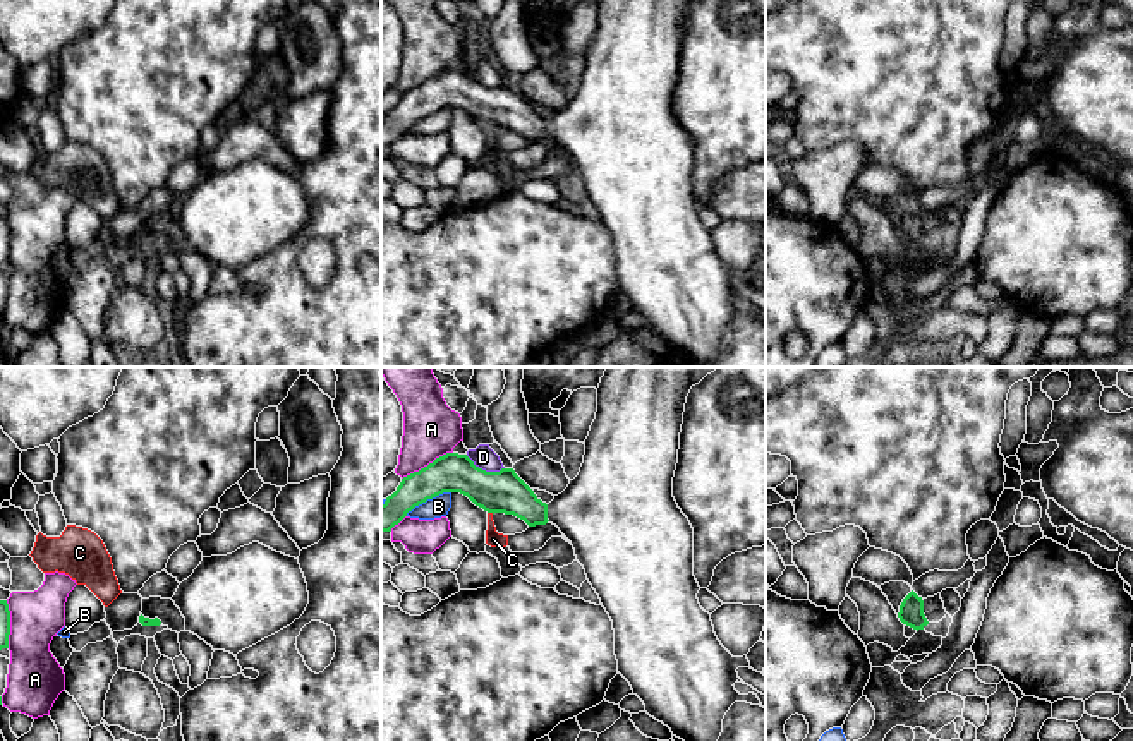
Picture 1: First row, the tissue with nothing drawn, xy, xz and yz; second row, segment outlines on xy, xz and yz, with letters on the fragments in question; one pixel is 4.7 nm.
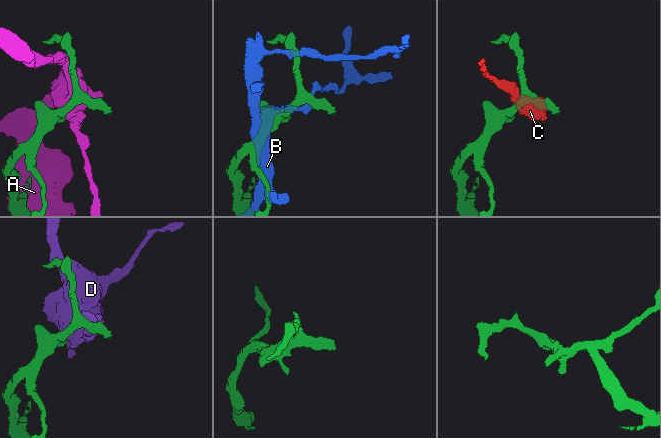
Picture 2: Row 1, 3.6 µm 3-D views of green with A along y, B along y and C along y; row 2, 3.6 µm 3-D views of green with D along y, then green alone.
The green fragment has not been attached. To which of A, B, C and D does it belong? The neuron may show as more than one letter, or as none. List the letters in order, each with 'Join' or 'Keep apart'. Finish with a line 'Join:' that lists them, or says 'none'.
A: Keep apart
B: Keep apart
C: Keep apart
D: Keep apart
Join: none

